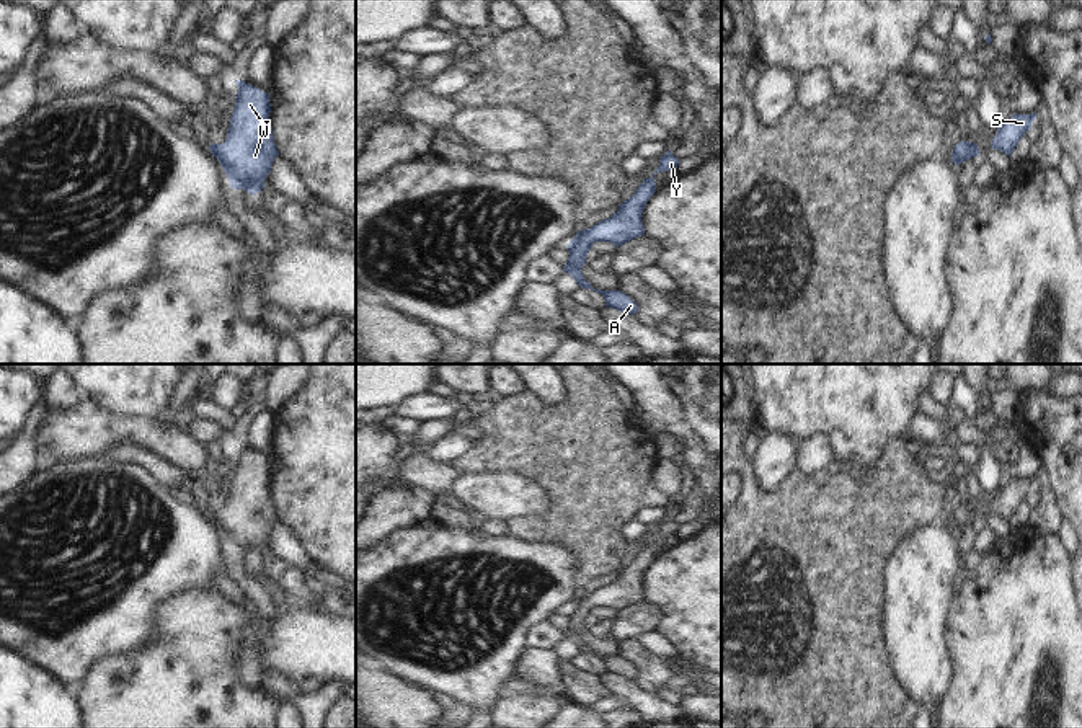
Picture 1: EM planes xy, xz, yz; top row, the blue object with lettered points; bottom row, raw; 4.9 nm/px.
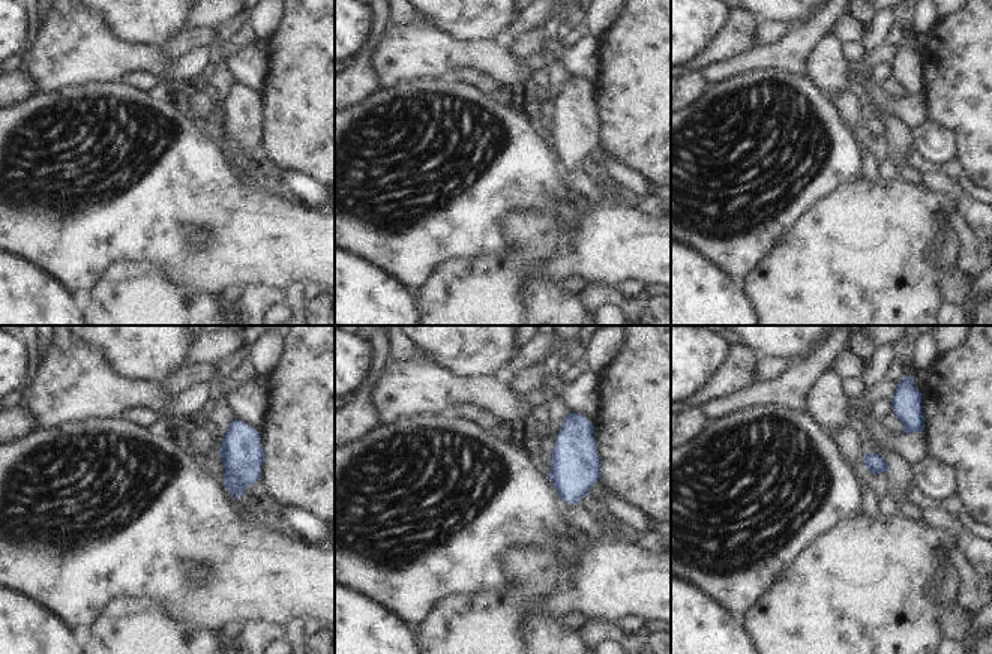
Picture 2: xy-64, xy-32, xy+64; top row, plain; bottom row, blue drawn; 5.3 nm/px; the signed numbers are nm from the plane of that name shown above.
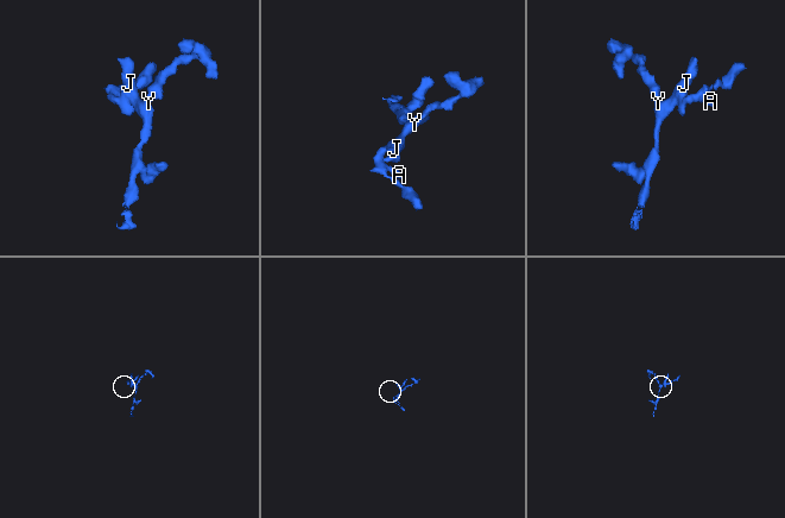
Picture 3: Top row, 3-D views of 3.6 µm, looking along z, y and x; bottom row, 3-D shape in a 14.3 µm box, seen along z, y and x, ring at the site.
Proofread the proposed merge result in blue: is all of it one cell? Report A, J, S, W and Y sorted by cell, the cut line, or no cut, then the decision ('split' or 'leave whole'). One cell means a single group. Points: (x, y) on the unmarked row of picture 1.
A J S W Y; no cut; leave whole

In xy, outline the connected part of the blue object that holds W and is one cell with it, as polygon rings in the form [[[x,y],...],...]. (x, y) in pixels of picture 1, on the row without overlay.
[[[235,446],[238,459],[224,509],[209,511],[222,530],[230,553],[258,560],[279,521],[269,488],[269,460],[243,446]]]

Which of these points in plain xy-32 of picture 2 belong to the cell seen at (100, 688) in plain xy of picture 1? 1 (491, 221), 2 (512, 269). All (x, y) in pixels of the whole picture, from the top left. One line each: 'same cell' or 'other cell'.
1: other cell
2: same cell

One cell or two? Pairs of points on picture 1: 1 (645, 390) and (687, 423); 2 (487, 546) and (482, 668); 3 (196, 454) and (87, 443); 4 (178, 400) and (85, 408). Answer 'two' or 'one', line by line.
1: one
2: one
3: one
4: two

